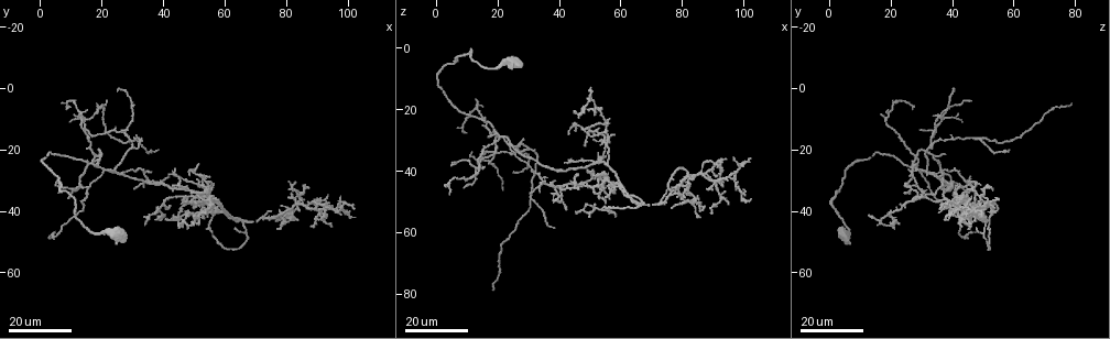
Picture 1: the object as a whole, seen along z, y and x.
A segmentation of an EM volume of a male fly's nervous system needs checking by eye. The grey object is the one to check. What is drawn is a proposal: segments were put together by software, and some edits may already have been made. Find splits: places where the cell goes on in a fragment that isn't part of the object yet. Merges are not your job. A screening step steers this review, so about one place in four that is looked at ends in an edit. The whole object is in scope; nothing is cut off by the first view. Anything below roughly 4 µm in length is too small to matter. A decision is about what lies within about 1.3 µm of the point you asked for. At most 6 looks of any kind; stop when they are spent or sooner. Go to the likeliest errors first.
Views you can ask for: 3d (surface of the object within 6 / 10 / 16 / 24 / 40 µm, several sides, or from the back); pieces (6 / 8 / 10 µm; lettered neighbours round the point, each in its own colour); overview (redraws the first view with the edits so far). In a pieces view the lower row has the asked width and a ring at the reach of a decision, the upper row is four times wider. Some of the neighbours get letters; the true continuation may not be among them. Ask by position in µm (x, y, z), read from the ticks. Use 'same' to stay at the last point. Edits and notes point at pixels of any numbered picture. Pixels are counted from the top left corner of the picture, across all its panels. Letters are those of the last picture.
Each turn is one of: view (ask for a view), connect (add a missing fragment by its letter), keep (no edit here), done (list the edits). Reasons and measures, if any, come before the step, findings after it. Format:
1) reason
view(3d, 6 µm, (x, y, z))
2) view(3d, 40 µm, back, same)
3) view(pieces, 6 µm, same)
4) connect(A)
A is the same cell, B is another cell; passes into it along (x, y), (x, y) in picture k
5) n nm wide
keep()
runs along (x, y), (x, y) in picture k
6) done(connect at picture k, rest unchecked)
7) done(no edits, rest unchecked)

thin end
view(3d, 24 µm, (45, 29, 27))

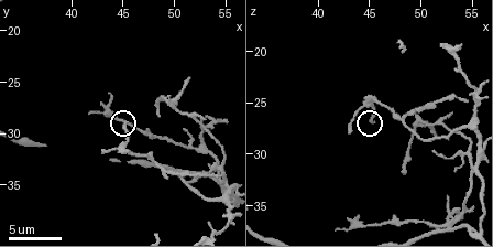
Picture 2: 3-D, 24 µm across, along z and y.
view(pieces, 8 µm, (45.2, 29.2, 27.0))

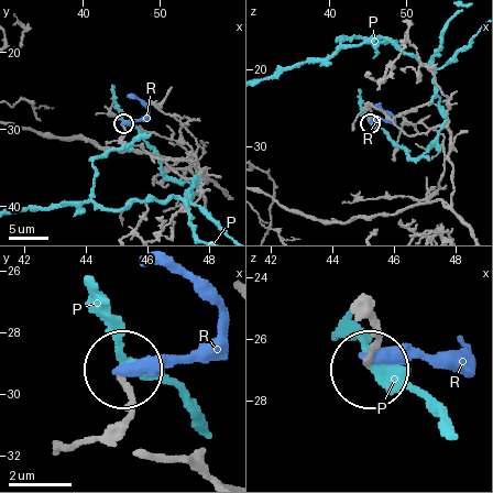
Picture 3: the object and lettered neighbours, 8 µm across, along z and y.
180 nm wide
keep()
P and R are other cells; no lettered fragment goes on from it

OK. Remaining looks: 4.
view(3d, 16 µm, (63, 46, 47))

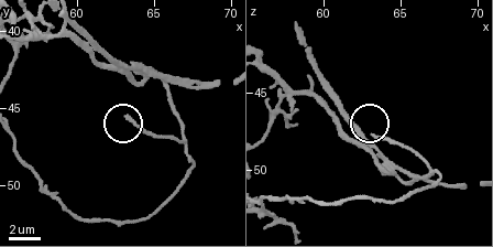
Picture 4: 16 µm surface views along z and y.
see the neighbours
view(pieces, 10 µm, (63.4, 45.8, 47.8))

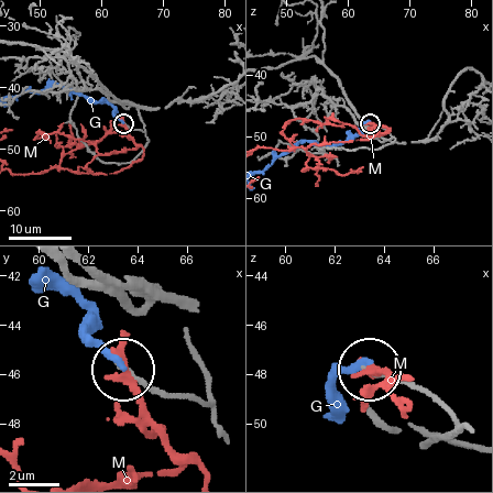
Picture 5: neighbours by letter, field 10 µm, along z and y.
230 nm wide
keep()
G and M are other cells; none of them fits

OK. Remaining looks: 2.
an open end
view(3d, 16 µm, (94, 35, 44))

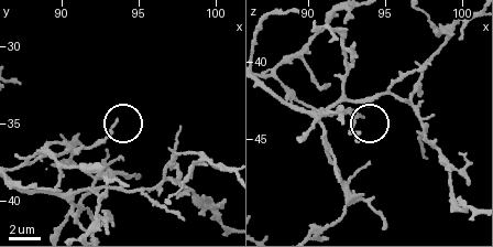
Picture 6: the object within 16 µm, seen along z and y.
view(pieces, 6 µm, (93.4, 35.0, 43.6))

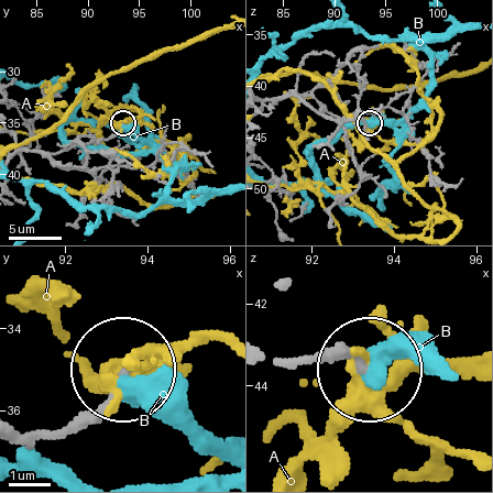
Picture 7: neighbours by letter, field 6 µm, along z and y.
keep()
A and B are other cells; runs along (19, 152), (58, 152), (85, 137), (109, 139), (121, 124) in picture 7; none of them fits

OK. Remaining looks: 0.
done(no edits, rest unchecked)

